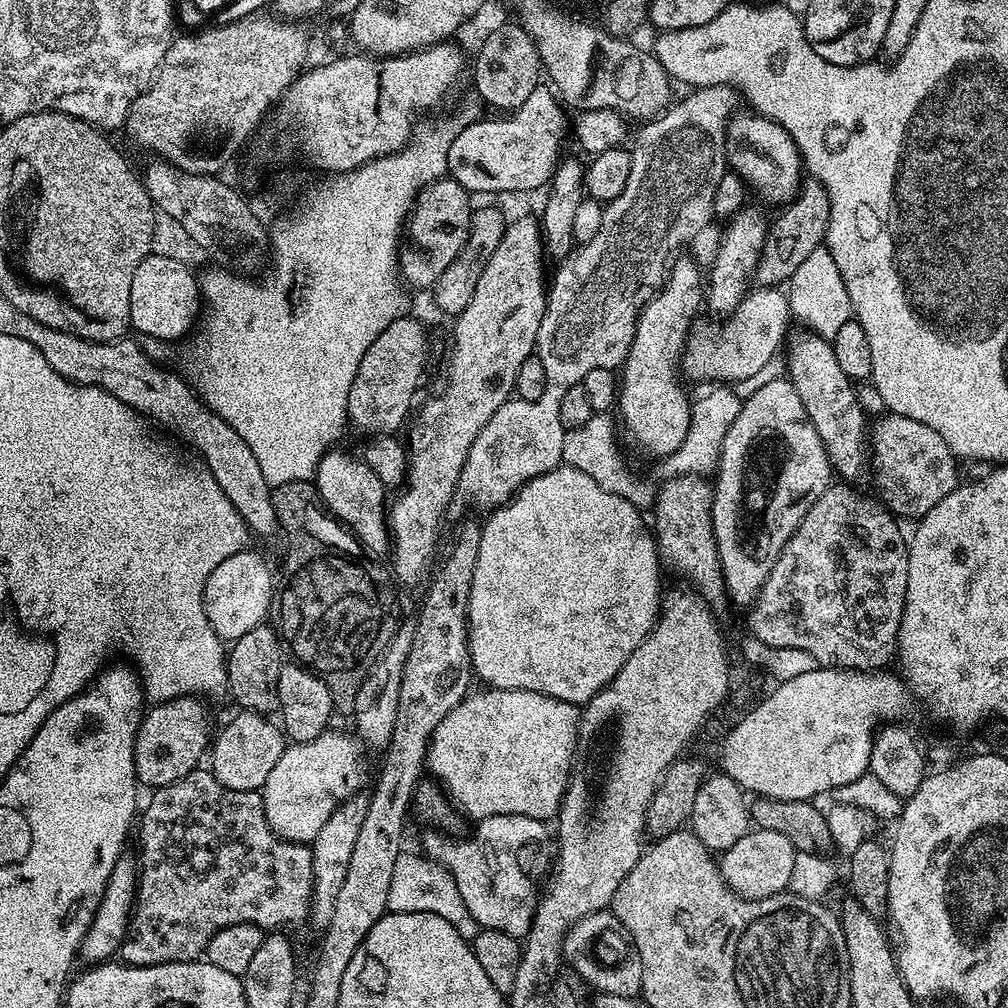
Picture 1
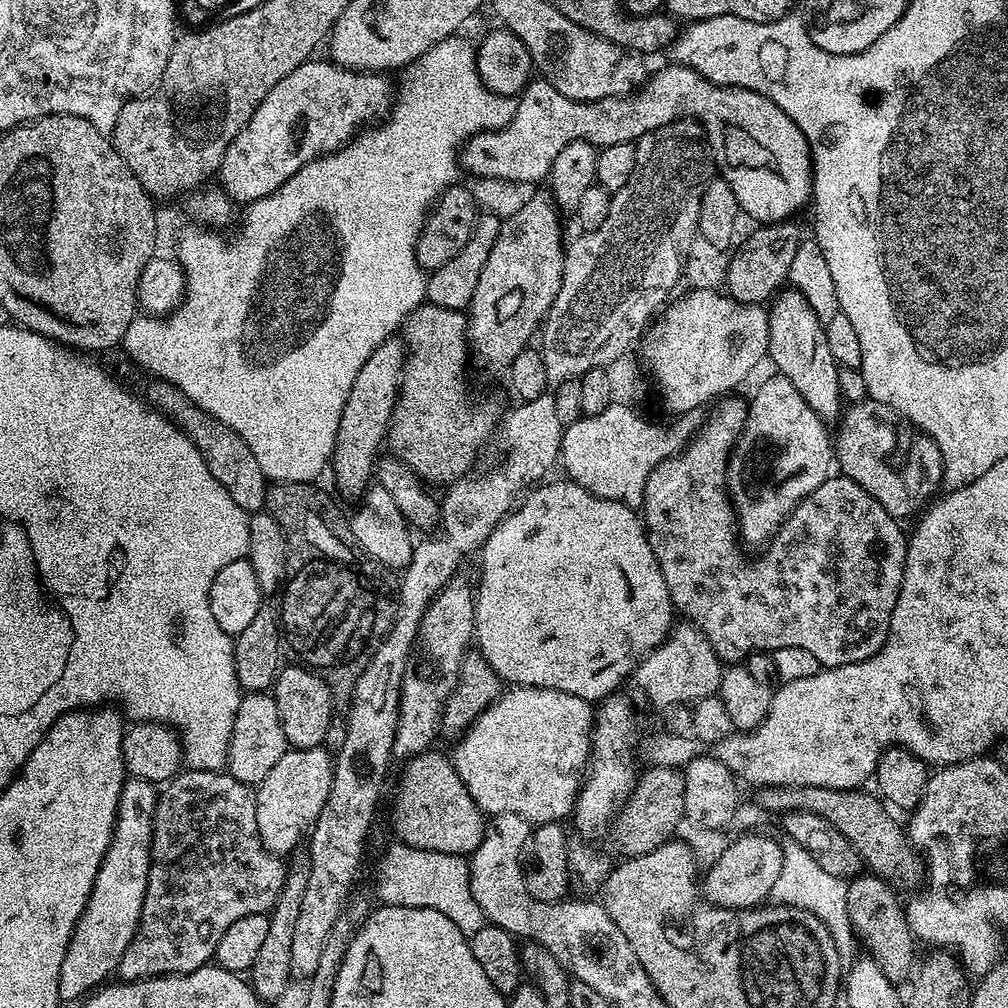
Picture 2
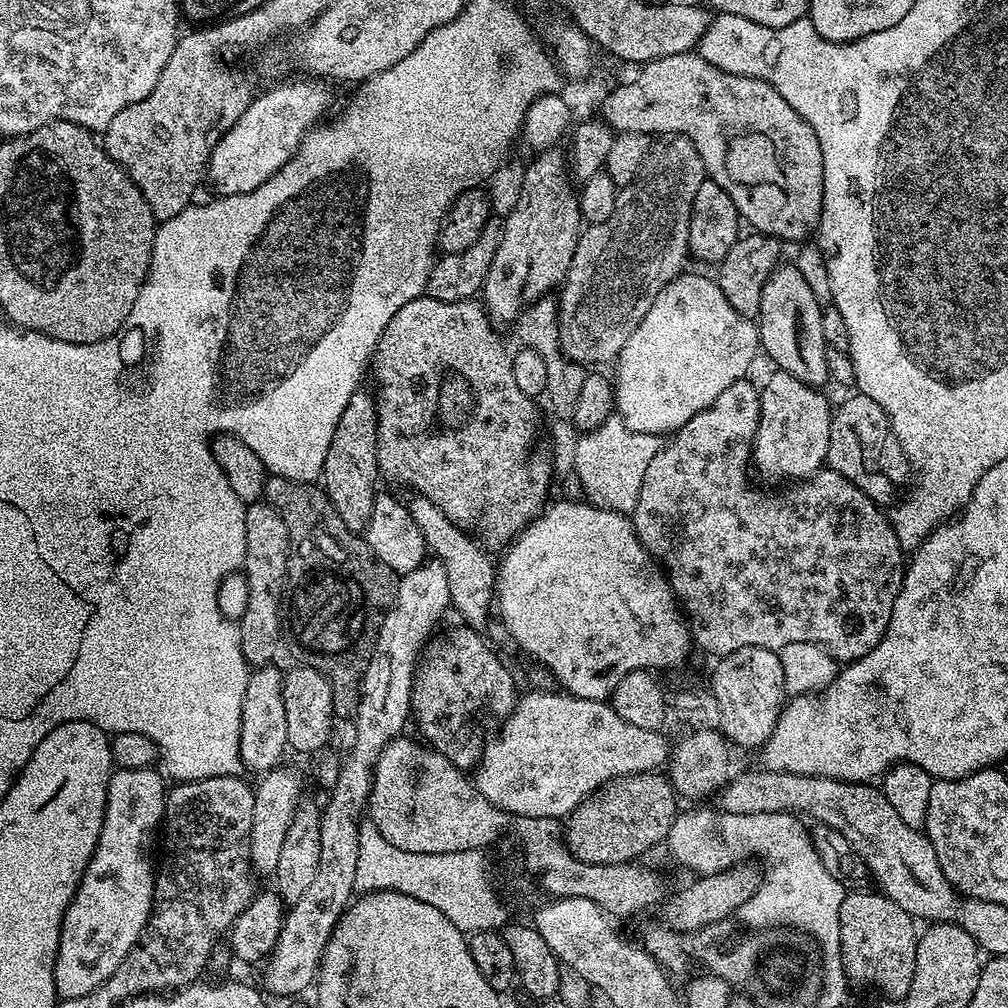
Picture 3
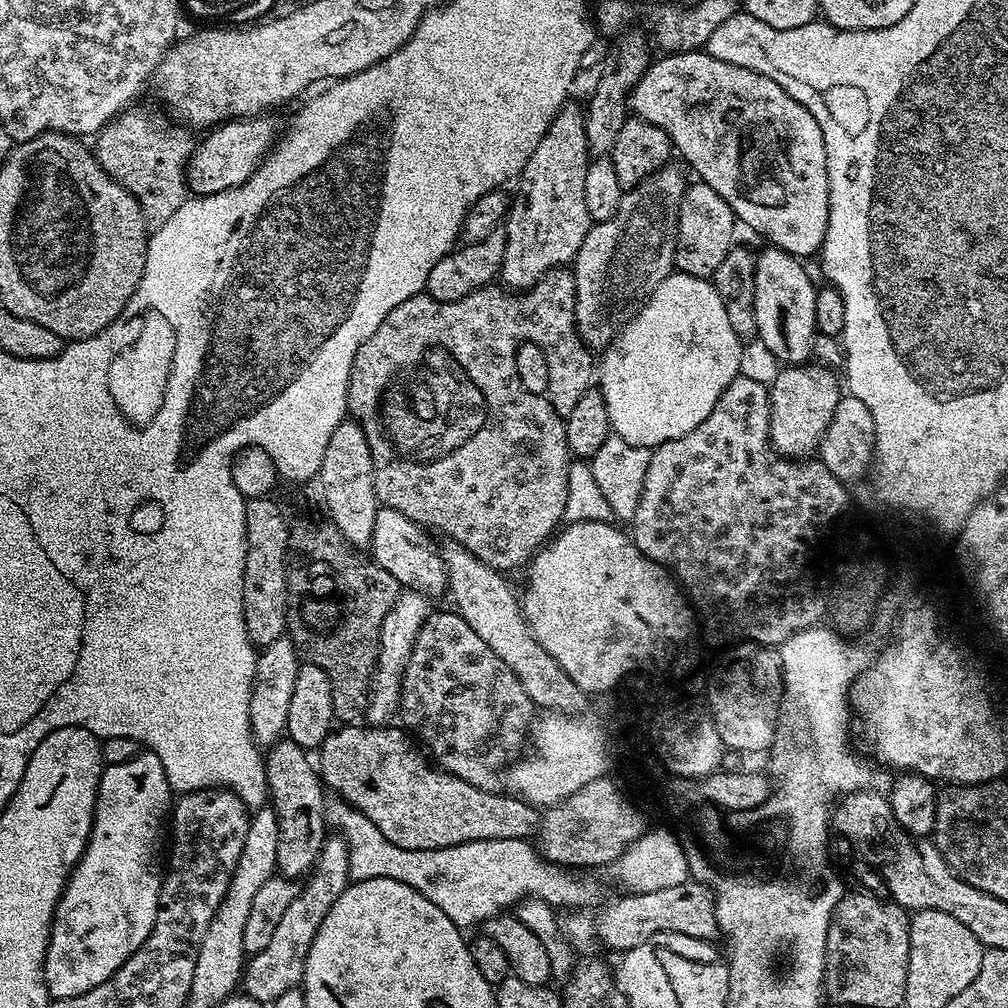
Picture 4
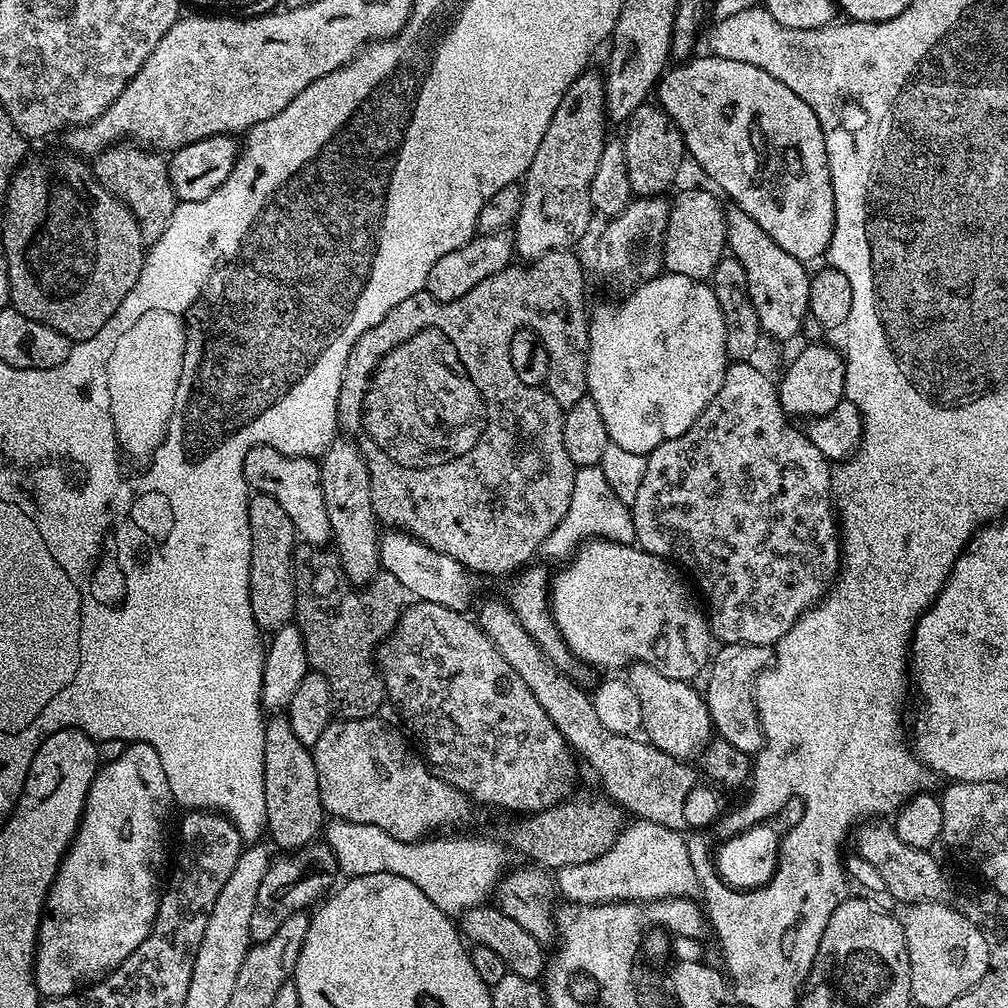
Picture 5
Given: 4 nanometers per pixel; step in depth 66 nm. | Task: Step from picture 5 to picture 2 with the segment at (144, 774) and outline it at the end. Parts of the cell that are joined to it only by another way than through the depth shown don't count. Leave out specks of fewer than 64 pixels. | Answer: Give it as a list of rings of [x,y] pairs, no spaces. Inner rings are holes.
[[[125,779],[112,841],[106,850],[106,858],[102,858],[102,866],[98,866],[92,893],[62,958],[62,974],[58,974],[61,1001],[79,1001],[101,987],[115,973],[122,954],[126,954],[126,946],[130,946],[134,938],[140,925],[142,902],[146,898],[146,882],[152,865],[152,827],[157,795],[157,785],[150,781]]]

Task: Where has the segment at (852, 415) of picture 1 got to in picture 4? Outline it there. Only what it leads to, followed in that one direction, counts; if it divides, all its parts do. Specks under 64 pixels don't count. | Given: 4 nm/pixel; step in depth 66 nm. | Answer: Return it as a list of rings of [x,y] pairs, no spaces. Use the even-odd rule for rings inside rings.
[[[764,246],[761,252],[755,253],[756,269],[754,270],[754,322],[756,336],[764,343],[764,348],[772,356],[777,356],[784,366],[807,364],[813,359],[812,347],[815,344],[816,319],[814,302],[817,285],[808,277],[806,267],[797,257],[786,250],[775,246]]]

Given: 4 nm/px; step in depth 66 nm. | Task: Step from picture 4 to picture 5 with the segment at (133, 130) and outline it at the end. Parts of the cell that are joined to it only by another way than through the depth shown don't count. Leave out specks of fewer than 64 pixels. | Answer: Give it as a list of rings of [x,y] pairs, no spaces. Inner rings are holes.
[[[121,142],[91,157],[90,167],[96,181],[106,186],[110,194],[117,196],[132,211],[145,245],[158,242],[166,226],[170,226],[170,218],[178,203],[170,186],[168,160],[159,151],[145,148],[135,142]]]

